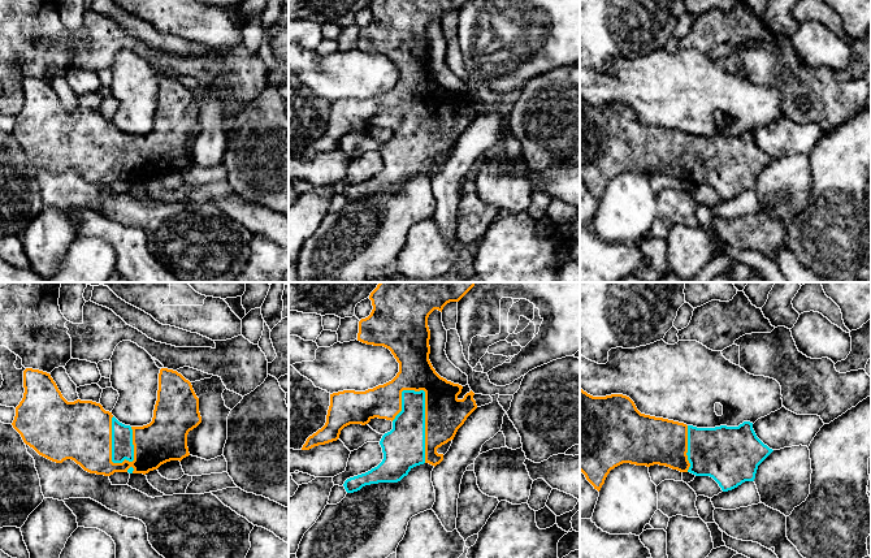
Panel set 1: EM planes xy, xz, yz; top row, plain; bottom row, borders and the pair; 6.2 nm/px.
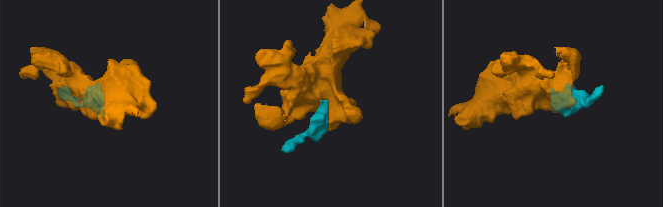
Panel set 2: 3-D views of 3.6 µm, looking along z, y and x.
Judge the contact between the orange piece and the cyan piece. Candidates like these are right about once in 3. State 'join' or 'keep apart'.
join

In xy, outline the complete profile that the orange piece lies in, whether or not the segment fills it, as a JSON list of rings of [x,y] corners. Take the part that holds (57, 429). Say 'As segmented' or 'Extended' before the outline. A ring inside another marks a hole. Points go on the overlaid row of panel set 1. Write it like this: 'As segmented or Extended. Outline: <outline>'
Extended. Outline: [[[26,368],[23,371],[23,398],[16,407],[13,428],[23,442],[39,455],[62,463],[74,460],[84,471],[110,476],[114,472],[148,473],[170,460],[188,457],[187,434],[202,423],[199,398],[192,385],[181,373],[161,368],[157,401],[152,421],[143,427],[120,423],[100,403],[92,401],[68,402],[49,373]]]

